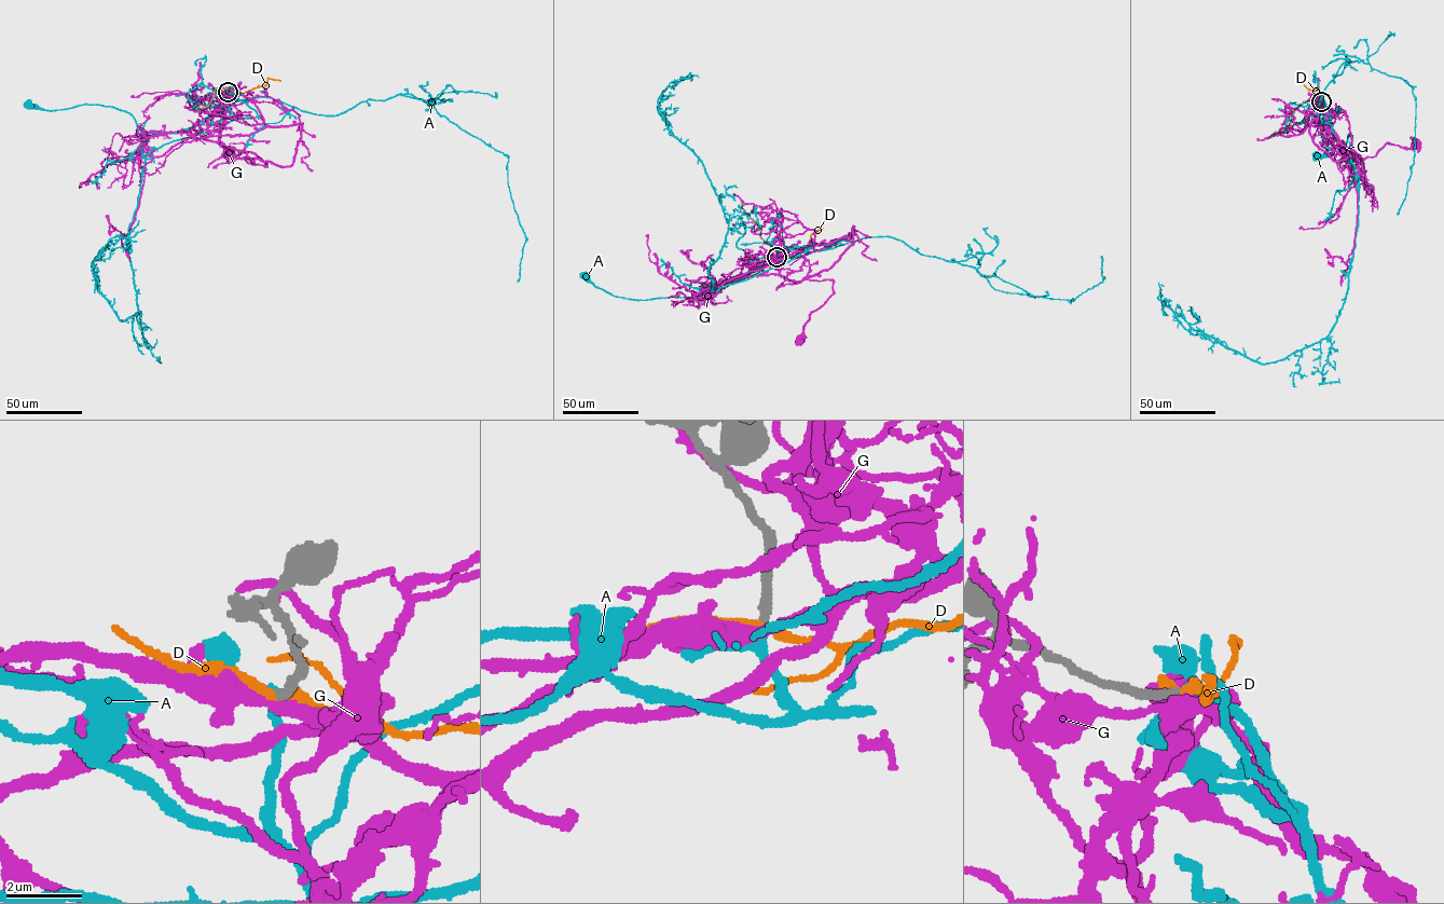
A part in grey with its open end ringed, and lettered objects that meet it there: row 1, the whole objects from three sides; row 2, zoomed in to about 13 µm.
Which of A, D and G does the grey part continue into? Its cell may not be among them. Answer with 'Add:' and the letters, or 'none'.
Add: A

